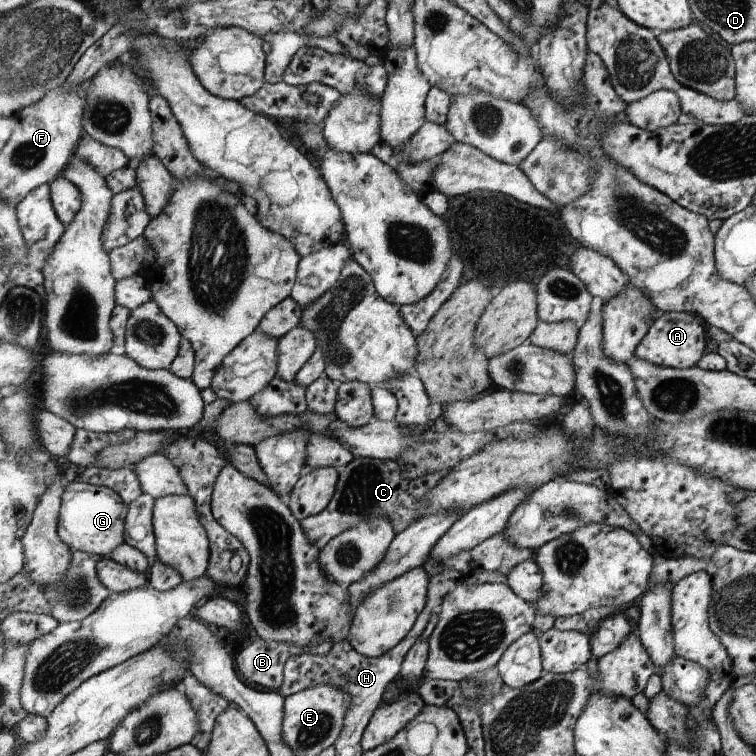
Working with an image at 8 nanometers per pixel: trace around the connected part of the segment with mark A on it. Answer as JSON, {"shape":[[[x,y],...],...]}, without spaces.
{"shape":[[[667,312],[657,319],[651,326],[643,342],[639,344],[636,358],[643,358],[647,362],[659,364],[659,366],[671,366],[671,368],[693,368],[705,355],[707,348],[708,327],[703,320],[690,312]]]}

